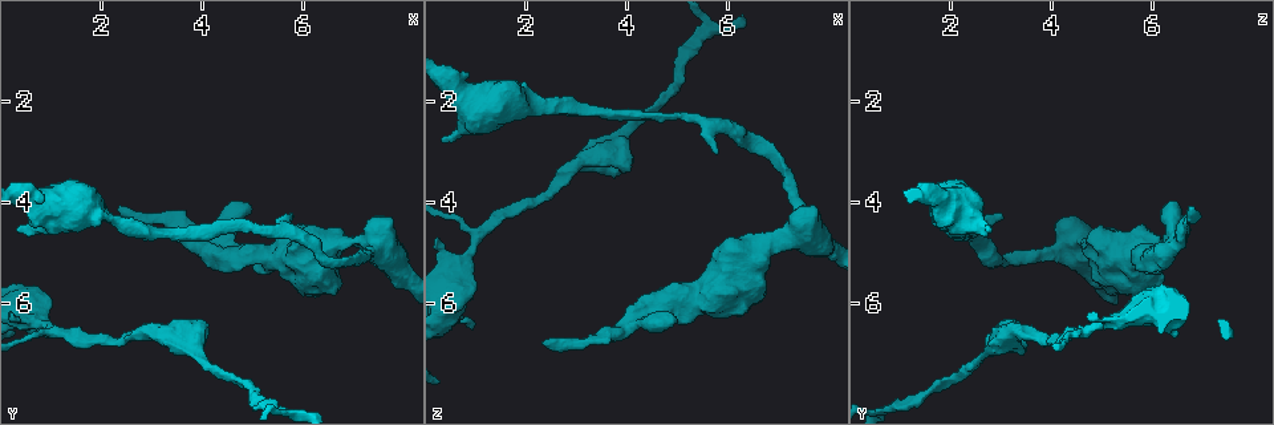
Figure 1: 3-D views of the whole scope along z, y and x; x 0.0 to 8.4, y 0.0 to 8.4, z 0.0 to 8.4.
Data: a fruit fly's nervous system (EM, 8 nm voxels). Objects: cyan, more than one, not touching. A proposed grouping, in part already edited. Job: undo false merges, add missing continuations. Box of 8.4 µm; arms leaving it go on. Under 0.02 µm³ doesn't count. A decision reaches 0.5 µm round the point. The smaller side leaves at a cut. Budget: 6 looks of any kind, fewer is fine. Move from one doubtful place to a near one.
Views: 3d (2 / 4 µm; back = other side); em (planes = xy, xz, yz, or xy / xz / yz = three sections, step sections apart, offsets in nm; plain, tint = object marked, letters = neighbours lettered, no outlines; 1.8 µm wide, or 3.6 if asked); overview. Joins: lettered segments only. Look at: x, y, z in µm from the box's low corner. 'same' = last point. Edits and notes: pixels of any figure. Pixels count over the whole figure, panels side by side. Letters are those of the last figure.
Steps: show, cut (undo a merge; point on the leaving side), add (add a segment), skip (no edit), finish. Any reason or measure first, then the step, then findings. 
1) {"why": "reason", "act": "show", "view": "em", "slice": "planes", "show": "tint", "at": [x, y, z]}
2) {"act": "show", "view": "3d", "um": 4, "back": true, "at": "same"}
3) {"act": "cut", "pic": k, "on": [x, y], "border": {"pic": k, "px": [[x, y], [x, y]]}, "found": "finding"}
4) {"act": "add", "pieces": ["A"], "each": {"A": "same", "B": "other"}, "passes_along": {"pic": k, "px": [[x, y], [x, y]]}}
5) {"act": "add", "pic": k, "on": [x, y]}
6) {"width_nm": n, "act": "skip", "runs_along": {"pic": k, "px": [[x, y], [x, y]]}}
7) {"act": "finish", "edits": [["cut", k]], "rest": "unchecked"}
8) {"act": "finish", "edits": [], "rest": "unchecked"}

{"why": "abrupt turn", "act": "show", "view": "em", "slice": "xz", "step": 8, "show": "tint", "at": [3.55, 6.65, 3.00]}

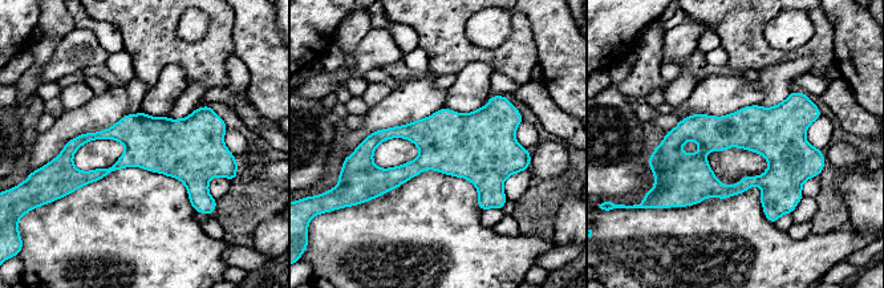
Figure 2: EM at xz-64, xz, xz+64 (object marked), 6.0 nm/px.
{"act": "show", "view": "em", "slice": "planes", "show": "tint", "at": "same"}

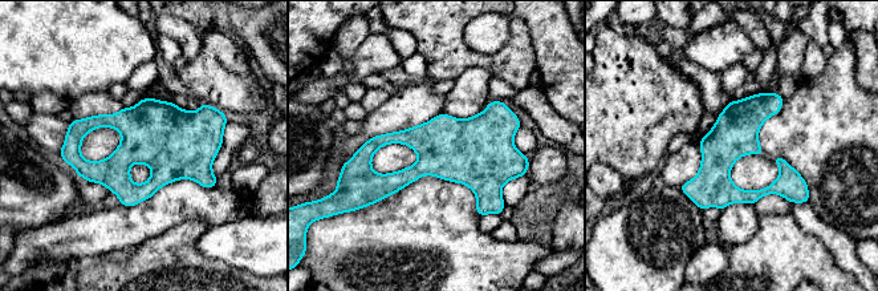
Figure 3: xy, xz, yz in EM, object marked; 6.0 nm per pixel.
{"why": "what lies round it", "act": "show", "view": "em", "slice": "planes", "show": "letters", "at": "same"}

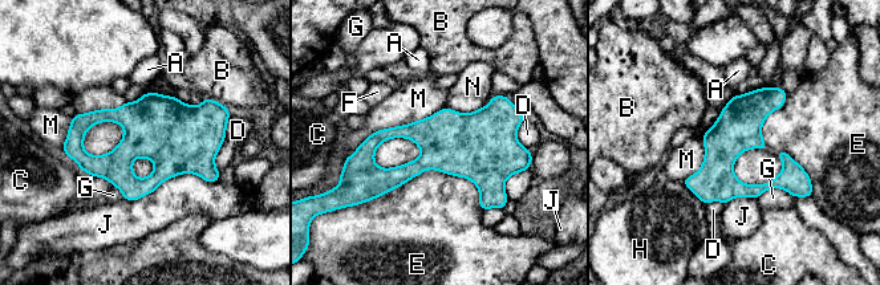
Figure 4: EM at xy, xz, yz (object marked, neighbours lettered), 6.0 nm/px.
{"width_nm": 280, "longest_contact_nm": ["E", 700], "act": "skip", "each": {"A": "other", "B": "other", "C": "other", "D": "other", "E": "other", "F": "other", "G": "other", "H": "other", "J": "other", "M": "other", "N": "other"}, "found": "continuous, no second neuron"}

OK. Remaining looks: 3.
{"why": "free end", "act": "show", "view": "3d", "um": 2, "at": [2.35, 4.20, 6.85]}

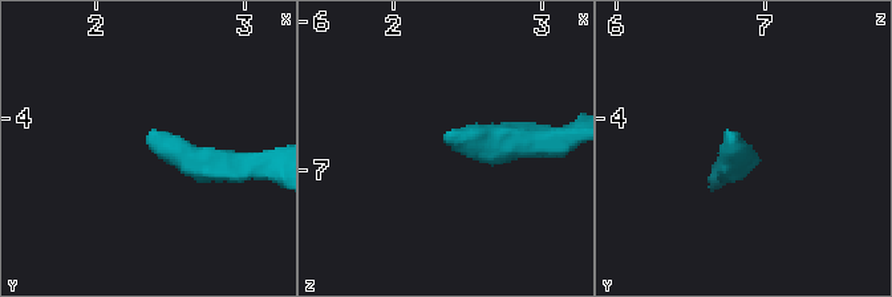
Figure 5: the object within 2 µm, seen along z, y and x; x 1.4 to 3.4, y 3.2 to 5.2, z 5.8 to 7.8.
{"act": "show", "view": "em", "slice": "planes", "show": "letters", "at": [2.32, 4.16, 6.80]}

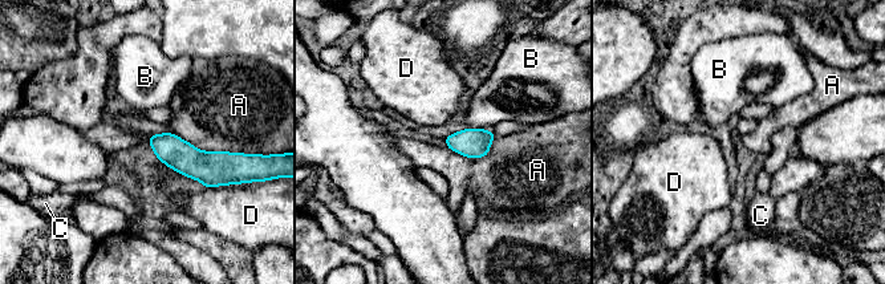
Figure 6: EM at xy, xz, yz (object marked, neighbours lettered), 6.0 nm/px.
{"act": "skip", "each": {"A": "other", "B": "other", "C": "other", "D": "other"}, "found": "none of them fits"}

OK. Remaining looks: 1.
{"act": "finish", "edits": [], "rest": "unchecked"}

